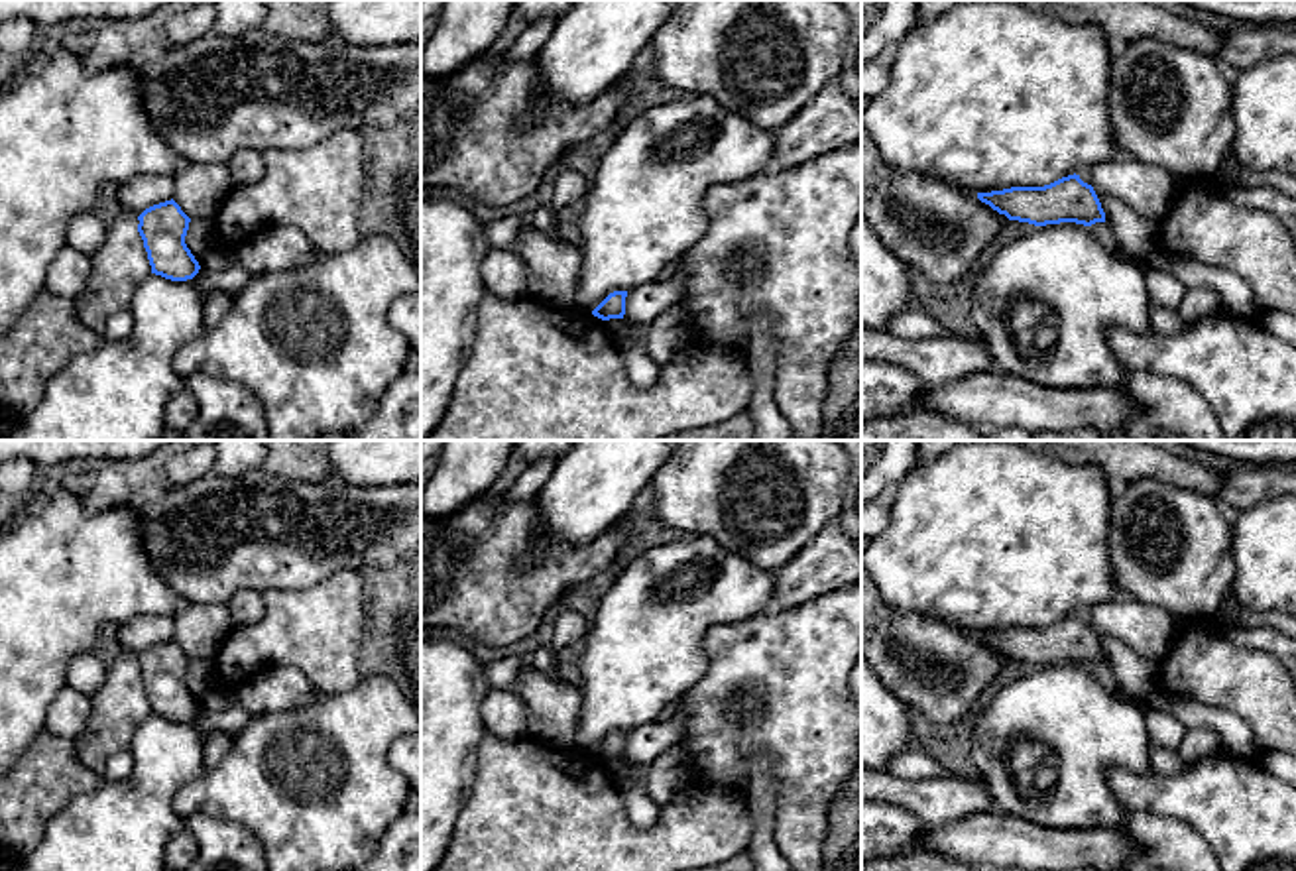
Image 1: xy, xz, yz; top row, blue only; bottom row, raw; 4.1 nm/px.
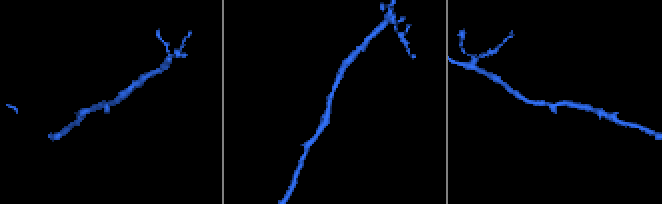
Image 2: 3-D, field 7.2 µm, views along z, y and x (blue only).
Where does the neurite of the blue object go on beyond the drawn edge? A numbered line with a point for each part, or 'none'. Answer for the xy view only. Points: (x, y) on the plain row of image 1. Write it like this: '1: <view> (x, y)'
none

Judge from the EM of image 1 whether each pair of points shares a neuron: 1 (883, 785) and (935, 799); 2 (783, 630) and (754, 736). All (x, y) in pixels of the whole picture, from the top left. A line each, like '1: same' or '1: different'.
1: same
2: same

